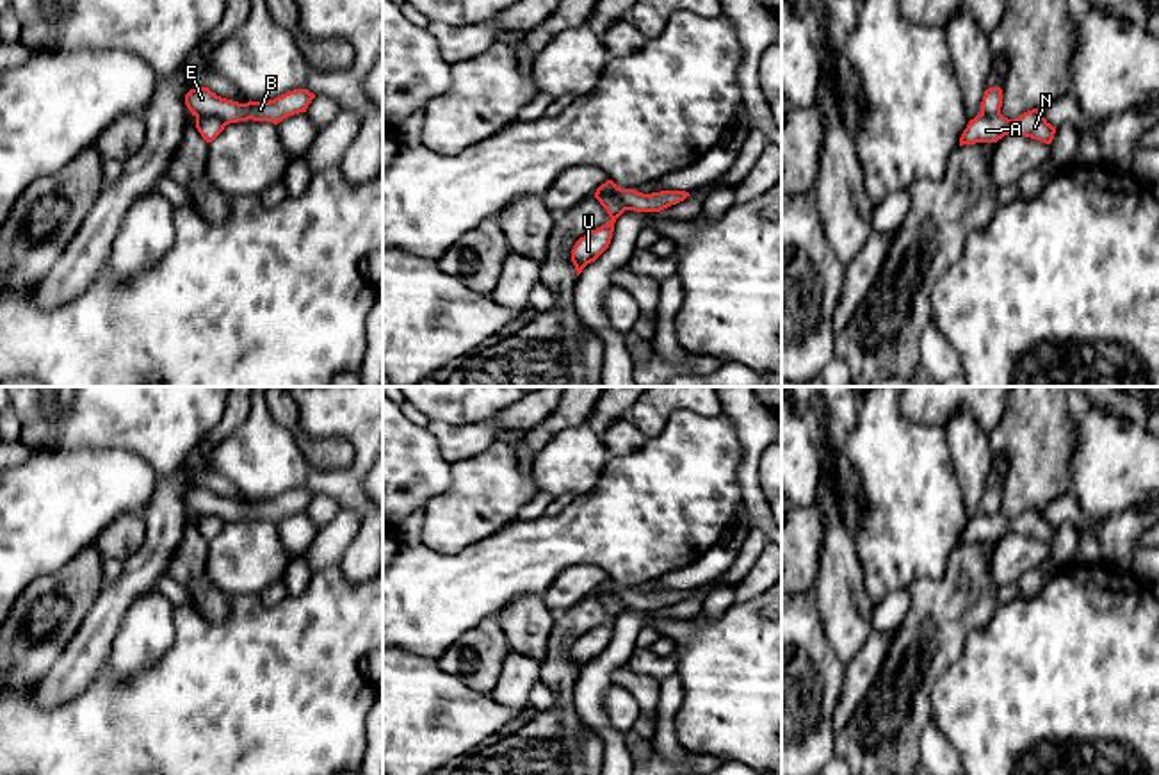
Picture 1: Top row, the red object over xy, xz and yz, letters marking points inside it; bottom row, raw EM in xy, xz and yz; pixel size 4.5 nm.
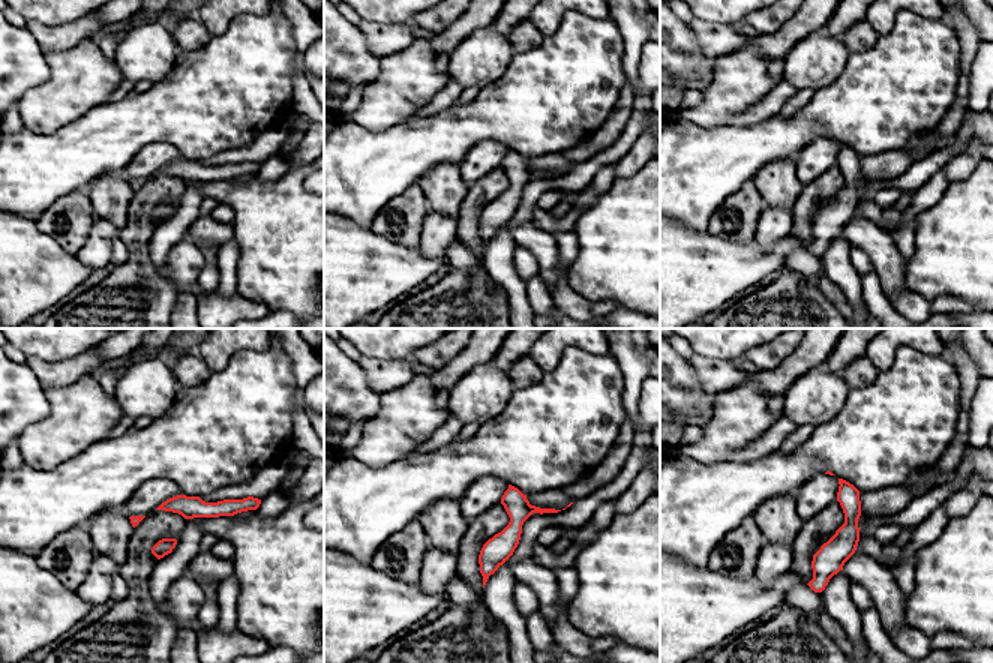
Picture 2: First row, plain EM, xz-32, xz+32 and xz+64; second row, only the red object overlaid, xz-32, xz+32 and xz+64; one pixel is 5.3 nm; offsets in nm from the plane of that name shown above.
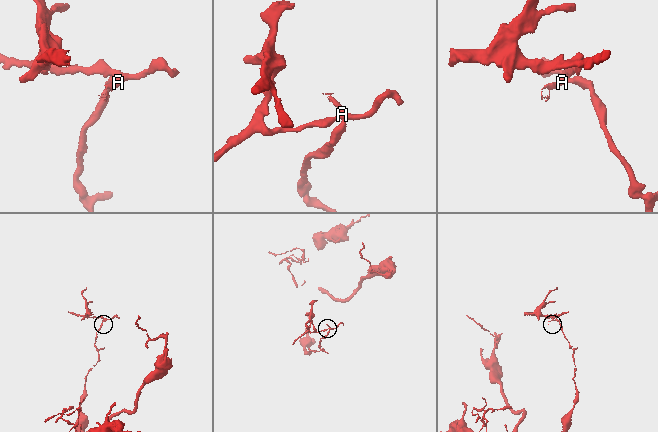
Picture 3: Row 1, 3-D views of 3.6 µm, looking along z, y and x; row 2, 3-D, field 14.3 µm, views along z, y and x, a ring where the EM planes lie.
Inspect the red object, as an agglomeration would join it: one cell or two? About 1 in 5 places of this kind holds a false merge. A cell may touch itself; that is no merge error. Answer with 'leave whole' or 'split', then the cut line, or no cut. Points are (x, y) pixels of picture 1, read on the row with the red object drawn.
split | xy (196, 116), (219, 116), (226, 123)

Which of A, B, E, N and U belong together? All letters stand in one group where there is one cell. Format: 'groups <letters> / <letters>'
groups A N U / B E

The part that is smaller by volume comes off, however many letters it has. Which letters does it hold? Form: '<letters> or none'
B, E

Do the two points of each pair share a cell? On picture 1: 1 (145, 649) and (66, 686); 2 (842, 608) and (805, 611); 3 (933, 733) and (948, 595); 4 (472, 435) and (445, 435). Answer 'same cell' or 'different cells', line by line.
1: different cells
2: different cells
3: different cells
4: same cell

